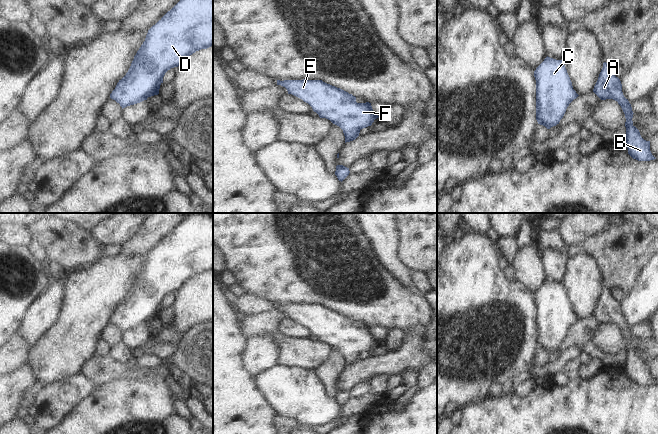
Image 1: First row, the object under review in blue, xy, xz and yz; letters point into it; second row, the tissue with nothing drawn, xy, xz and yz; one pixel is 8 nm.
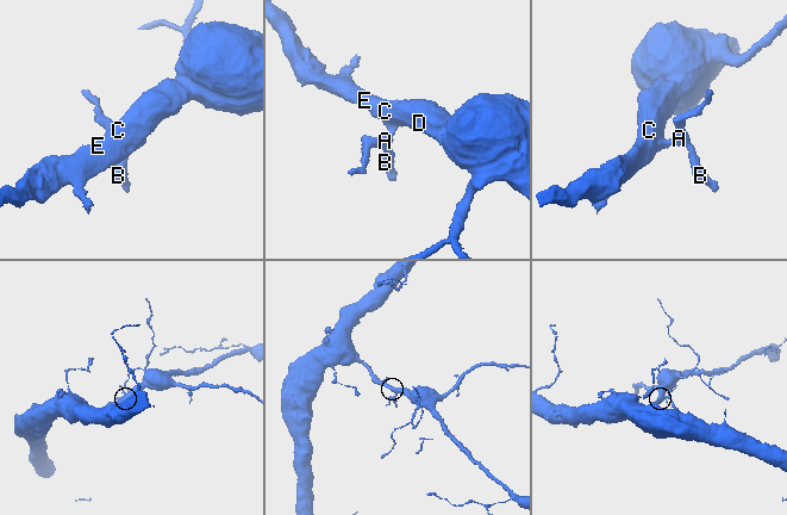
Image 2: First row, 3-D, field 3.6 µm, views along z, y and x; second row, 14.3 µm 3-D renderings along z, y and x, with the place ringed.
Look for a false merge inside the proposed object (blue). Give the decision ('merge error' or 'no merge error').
no merge error

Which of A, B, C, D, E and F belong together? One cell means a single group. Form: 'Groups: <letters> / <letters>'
Groups: A B C D E F.

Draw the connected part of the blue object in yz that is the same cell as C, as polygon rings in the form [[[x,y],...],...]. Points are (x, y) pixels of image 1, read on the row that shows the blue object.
[[[546,57],[534,71],[536,120],[550,129],[559,124],[569,104],[579,95],[573,89],[563,60]]]

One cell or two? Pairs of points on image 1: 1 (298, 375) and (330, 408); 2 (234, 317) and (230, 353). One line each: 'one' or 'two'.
1: one
2: one

